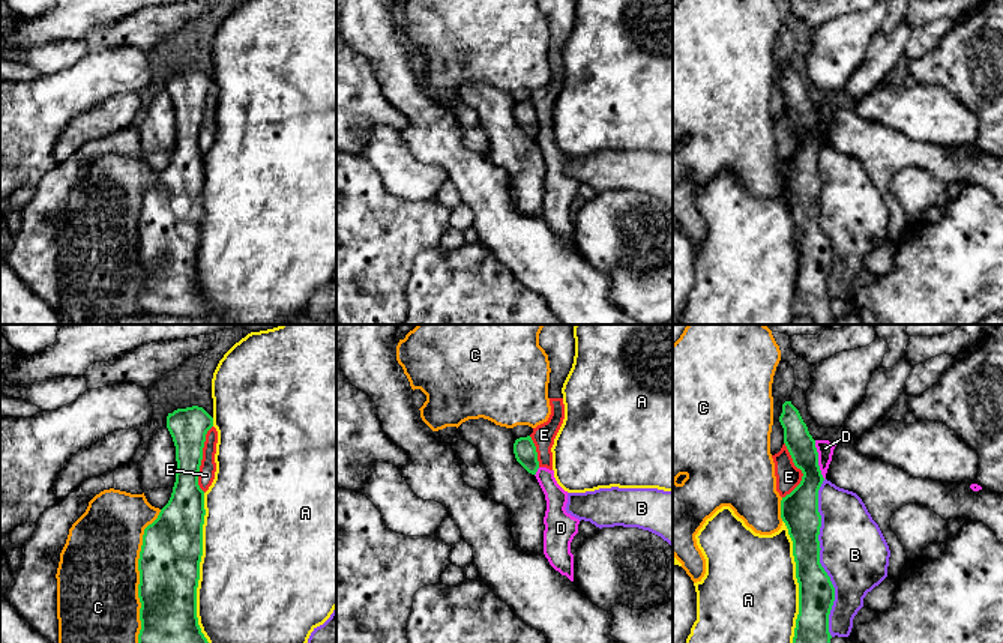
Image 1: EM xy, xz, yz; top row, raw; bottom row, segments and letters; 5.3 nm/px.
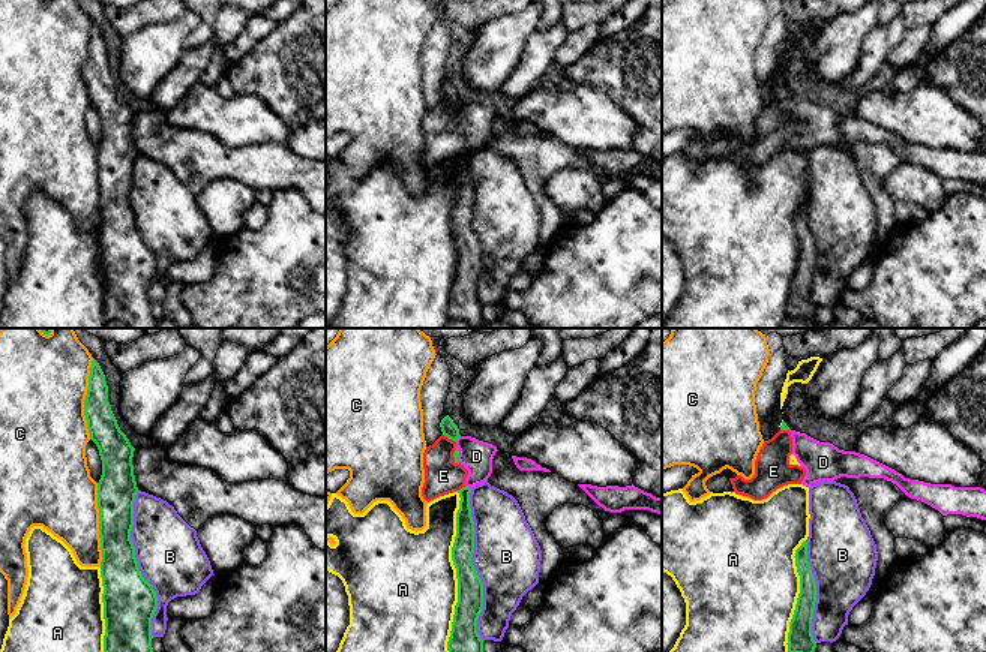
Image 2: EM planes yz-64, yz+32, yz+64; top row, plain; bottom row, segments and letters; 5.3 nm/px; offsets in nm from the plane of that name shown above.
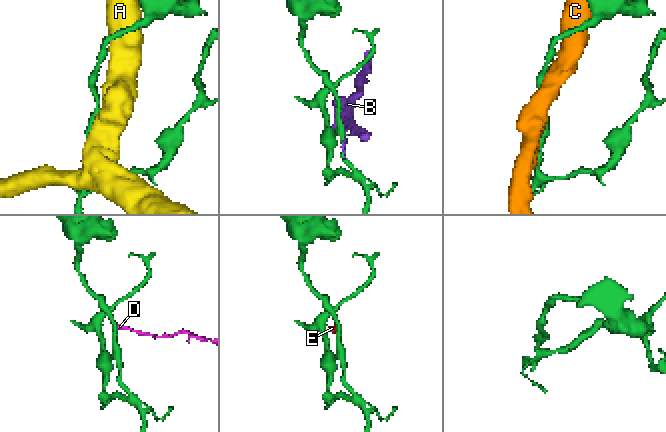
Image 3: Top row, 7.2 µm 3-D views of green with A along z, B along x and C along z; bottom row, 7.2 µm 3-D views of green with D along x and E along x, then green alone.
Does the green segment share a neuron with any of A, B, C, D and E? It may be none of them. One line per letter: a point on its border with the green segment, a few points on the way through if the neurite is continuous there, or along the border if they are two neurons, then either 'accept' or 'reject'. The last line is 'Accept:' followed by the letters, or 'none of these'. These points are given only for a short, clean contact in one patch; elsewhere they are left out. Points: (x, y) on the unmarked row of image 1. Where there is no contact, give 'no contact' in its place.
A: xy (198, 238) | reject
B: yz (819, 221) | reject
C: xy (140, 244) | reject
D: yz (817, 123) | along yz (814, 104), (819, 132), (825, 141) | reject
E: xy (201, 122) | along xy (212, 89), (206, 98), (198, 135), (198, 150), (203, 155) | reject
Accept: none of these

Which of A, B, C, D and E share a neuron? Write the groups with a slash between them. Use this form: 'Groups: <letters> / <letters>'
Groups: A / B / C / D E

